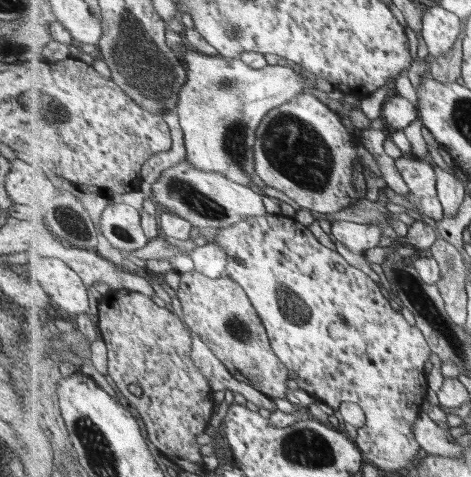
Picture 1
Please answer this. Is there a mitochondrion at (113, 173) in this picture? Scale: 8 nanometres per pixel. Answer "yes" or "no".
no

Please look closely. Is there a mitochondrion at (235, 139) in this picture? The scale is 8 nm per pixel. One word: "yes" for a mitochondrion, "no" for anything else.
yes

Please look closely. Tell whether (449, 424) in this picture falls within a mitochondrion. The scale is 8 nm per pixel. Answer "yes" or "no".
no

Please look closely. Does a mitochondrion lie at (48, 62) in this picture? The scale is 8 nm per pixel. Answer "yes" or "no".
no

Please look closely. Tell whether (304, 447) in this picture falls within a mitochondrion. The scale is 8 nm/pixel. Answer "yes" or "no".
yes

